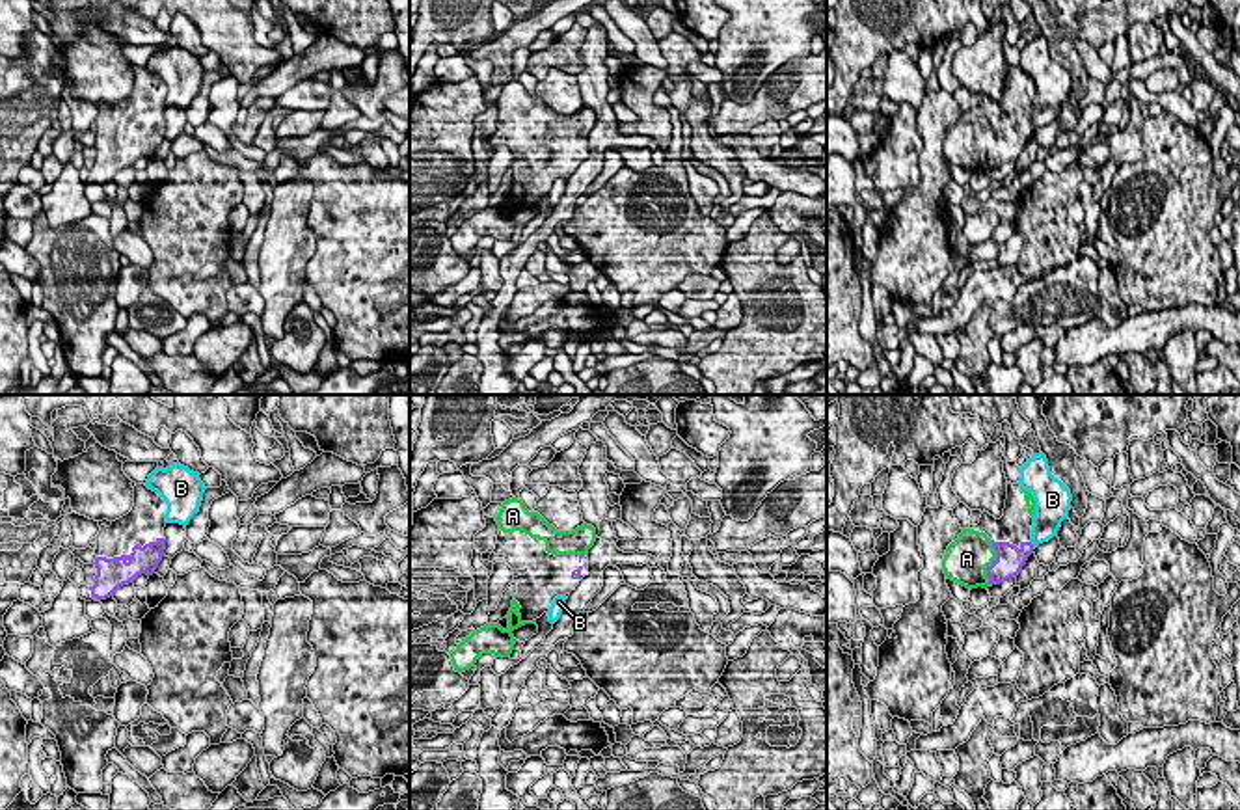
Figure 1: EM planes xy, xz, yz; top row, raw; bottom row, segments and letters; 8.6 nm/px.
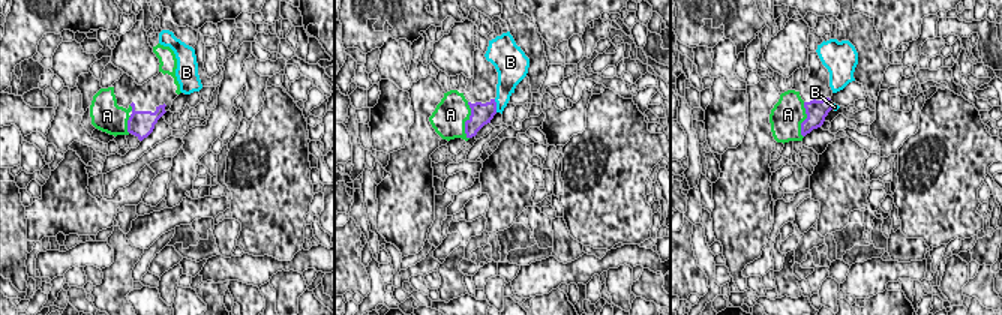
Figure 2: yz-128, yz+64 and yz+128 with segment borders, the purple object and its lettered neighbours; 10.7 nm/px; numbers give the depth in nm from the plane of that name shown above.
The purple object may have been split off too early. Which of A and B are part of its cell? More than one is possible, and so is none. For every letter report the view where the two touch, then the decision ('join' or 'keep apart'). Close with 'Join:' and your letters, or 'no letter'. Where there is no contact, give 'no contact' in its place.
A: yz | join
B: yz | keep apart
Join: A

